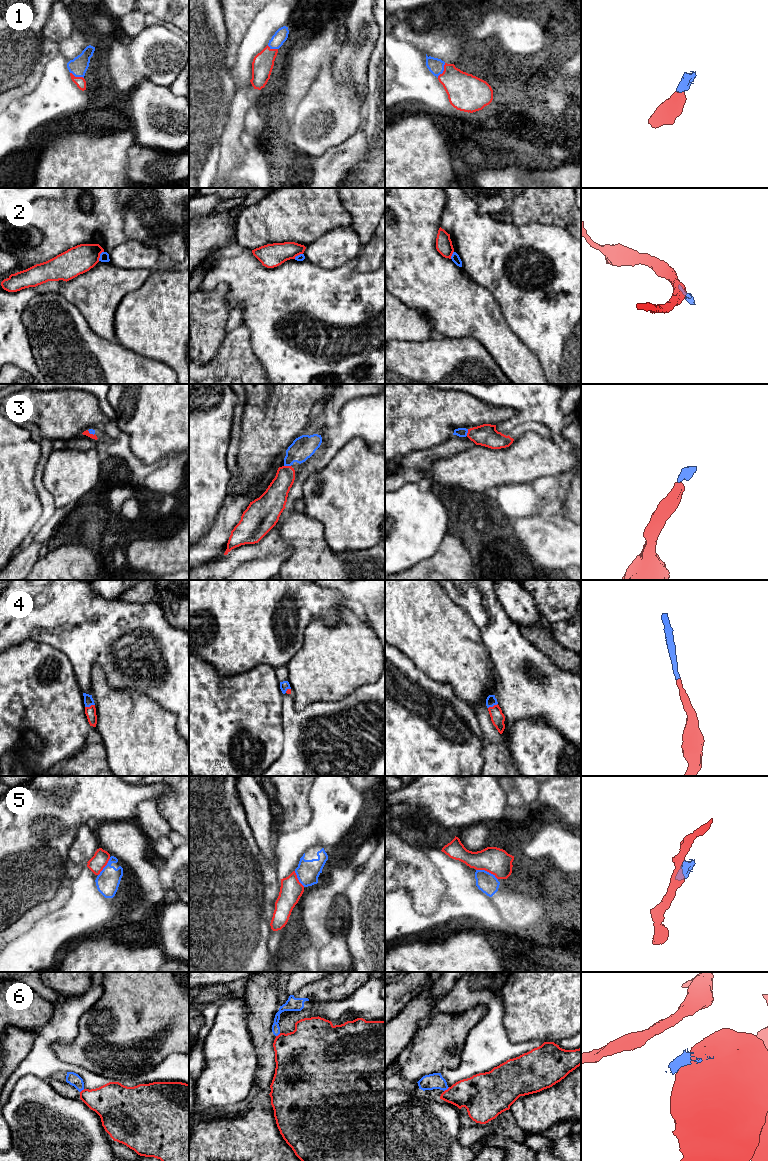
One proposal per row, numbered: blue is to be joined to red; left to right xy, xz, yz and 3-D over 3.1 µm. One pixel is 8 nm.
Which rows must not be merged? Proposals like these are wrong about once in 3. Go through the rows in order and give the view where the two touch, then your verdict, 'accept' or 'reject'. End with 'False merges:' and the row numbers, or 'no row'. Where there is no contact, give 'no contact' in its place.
1: contact in yz; accept
2: contact in xy; reject
3: contact in xz; accept
4: contact in xy; accept
5: contact in yz; reject
6: contact in yz; reject
False merges: 2, 5, 6

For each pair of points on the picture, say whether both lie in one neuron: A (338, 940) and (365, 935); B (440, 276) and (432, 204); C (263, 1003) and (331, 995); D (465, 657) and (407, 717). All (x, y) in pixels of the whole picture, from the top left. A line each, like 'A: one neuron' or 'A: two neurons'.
A: two neurons
B: one neuron
C: one neuron
D: two neurons

